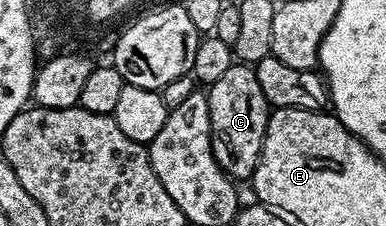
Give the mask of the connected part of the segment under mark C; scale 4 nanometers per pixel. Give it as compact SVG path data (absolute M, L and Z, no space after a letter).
M234 63L222 78L208 86L208 117L211 119L212 153L215 163L234 182L248 182L261 158L271 106L259 86L256 70L245 63Z

